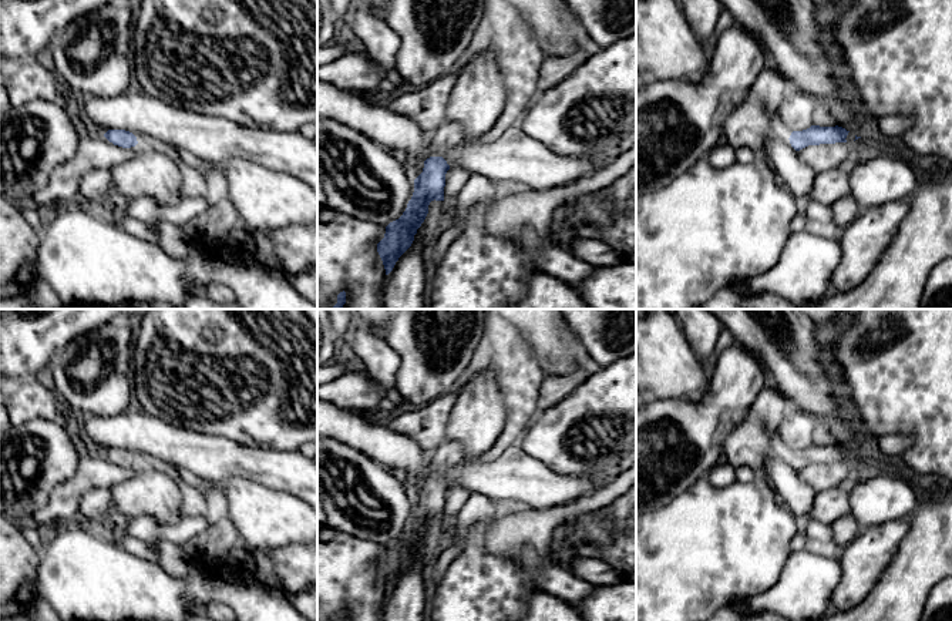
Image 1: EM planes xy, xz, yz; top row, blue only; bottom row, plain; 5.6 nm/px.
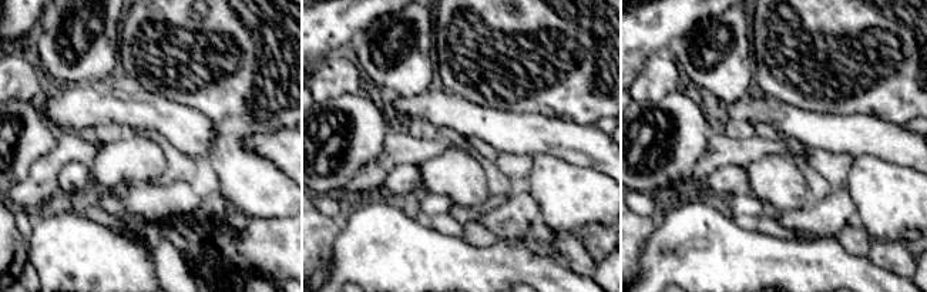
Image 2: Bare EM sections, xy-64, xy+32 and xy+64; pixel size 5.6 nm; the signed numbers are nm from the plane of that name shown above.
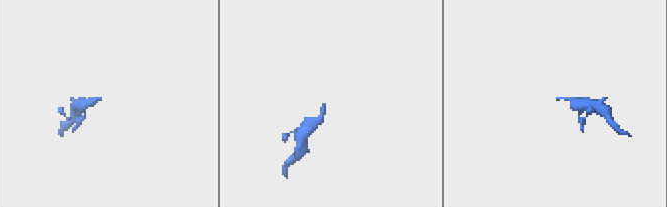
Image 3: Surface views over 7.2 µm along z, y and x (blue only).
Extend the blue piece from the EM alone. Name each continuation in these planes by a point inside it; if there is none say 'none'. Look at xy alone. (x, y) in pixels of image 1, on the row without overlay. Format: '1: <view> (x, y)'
none

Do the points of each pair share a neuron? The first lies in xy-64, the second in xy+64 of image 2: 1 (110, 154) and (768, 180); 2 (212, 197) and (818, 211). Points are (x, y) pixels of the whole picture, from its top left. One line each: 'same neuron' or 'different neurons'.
1: same neuron
2: same neuron

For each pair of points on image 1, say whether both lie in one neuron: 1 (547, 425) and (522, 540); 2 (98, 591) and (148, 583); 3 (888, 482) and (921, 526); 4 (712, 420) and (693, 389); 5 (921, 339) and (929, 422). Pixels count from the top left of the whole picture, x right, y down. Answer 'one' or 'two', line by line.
1: two
2: one
3: two
4: two
5: one

